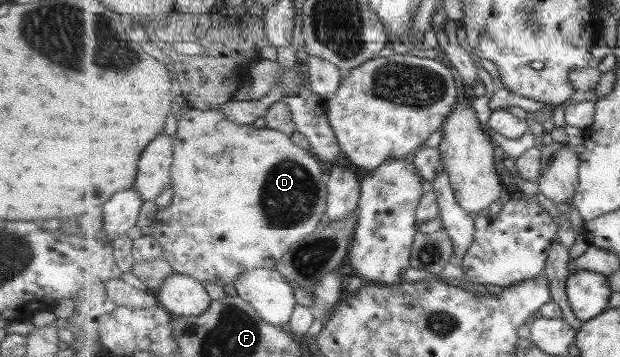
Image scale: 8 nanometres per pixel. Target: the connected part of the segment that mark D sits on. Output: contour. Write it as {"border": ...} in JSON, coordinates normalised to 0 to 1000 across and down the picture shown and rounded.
{"border":[[[306,300],[298,319],[285,333],[285,378],[281,387],[279,423],[281,454],[276,479],[279,496],[277,541],[282,541],[282,557],[279,557],[282,569],[266,591],[266,608],[263,608],[263,591],[253,597],[253,613],[247,625],[247,664],[261,686],[265,703],[261,720],[277,742],[281,765],[313,776],[329,796],[332,787],[352,793],[373,812],[376,793],[390,773],[394,759],[406,759],[416,748],[445,751],[448,731],[468,703],[471,686],[519,639],[518,608],[521,608],[521,597],[527,594],[531,577],[526,465],[500,417],[492,420],[489,412],[476,406],[469,395],[468,375],[431,353],[415,359],[408,347],[385,350],[366,331],[353,303],[326,308]]]}

